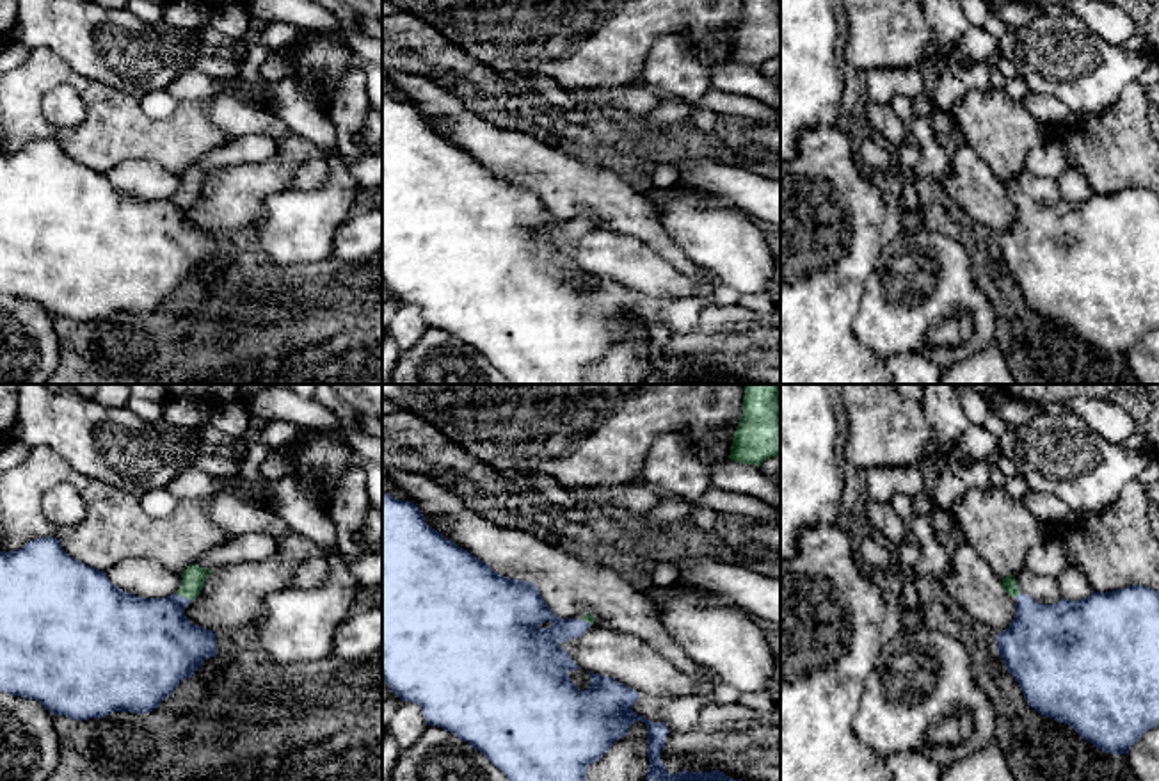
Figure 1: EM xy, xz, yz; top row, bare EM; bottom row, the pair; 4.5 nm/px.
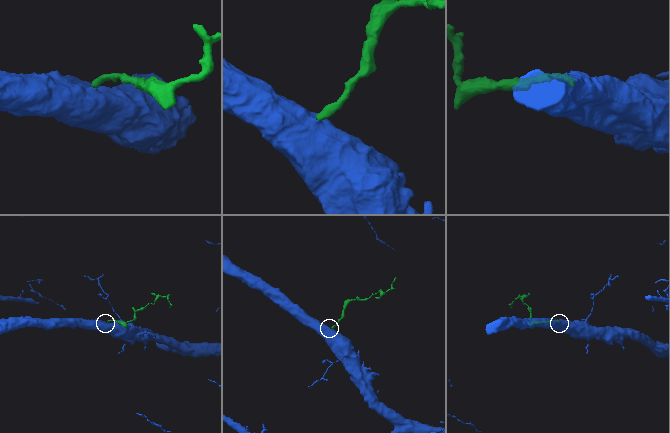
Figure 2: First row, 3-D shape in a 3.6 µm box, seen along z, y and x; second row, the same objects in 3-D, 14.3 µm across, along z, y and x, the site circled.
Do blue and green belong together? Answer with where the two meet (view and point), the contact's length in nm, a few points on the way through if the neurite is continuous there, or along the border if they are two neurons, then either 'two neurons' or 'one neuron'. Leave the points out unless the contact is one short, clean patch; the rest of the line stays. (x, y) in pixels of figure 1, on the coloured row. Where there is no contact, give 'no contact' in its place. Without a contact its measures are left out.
meets blue in xy at (185, 598); contact 90 nm long; runs through xy (153, 643), (159, 625), (185, 598), (194, 577); one neuron

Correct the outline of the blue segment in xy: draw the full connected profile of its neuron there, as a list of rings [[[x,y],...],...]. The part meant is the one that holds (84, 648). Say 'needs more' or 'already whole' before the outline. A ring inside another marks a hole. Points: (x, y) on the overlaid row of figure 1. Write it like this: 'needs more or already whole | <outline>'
needs more | [[[39,537],[20,550],[0,552],[0,692],[36,699],[53,715],[76,721],[114,712],[153,712],[206,658],[217,655],[217,633],[185,616],[212,571],[188,566],[176,594],[148,600],[119,589],[105,571],[69,557],[57,537]]]

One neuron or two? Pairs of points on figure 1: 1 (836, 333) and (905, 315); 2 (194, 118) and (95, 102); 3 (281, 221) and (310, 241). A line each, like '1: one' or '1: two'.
1: two
2: one
3: one

